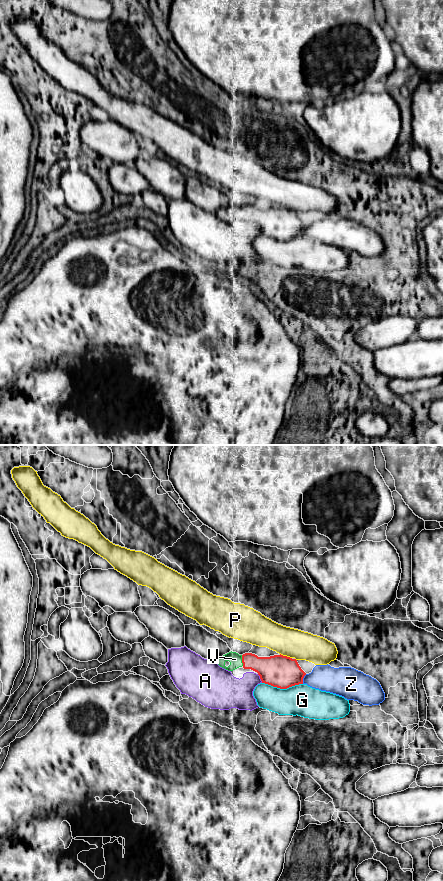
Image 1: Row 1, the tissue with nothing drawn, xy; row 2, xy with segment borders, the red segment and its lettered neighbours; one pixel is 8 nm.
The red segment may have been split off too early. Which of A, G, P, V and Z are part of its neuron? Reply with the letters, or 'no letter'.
V

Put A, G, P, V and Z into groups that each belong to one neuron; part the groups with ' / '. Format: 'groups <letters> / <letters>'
groups A / G / P / V / Z

